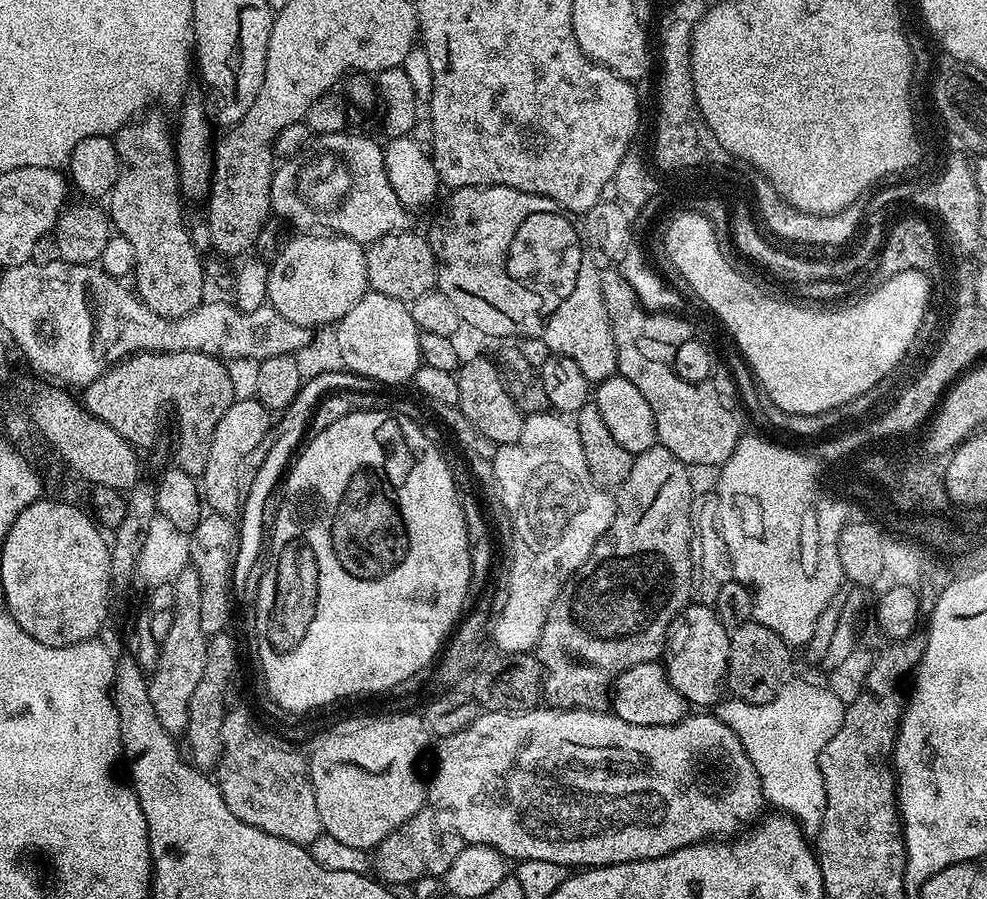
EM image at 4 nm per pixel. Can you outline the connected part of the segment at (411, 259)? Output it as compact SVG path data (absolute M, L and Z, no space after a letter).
M412 231L389 232L367 245L364 257L371 291L381 292L395 300L411 302L436 288L436 259L432 247L421 233L419 236Z

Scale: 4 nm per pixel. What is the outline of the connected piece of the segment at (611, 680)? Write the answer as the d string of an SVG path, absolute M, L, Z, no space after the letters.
M659 446L633 459L626 482L615 493L616 517L608 533L596 543L590 558L580 567L574 586L567 589L571 596L588 598L557 603L534 649L544 667L543 695L551 707L585 708L591 712L603 709L609 703L616 679L623 672L630 670L630 666L651 664L663 657L672 619L692 600L690 510L694 491L688 472L689 465Z

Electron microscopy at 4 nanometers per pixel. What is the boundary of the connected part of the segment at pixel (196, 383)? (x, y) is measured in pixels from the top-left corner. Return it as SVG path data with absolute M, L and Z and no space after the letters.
M138 352L131 353L124 357L123 360L117 361L111 365L107 371L102 375L97 376L91 381L91 383L85 385L83 389L84 396L82 395L82 403L92 416L98 417L100 421L106 422L111 428L123 437L129 444L137 449L143 450L143 448L150 447L158 438L160 432L160 422L162 420L162 404L168 402L173 410L174 416L178 423L180 423L180 457L174 460L175 467L180 468L186 474L195 476L197 478L203 477L206 470L206 458L208 457L208 444L212 441L212 435L214 434L214 426L218 426L219 420L222 418L222 414L226 414L226 410L230 410L233 400L237 399L238 392L236 392L236 384L232 381L232 376L228 373L229 365L225 363L223 359L211 356L205 352Z

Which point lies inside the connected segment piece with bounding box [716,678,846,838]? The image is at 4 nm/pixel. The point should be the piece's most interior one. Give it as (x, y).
(783, 738)

